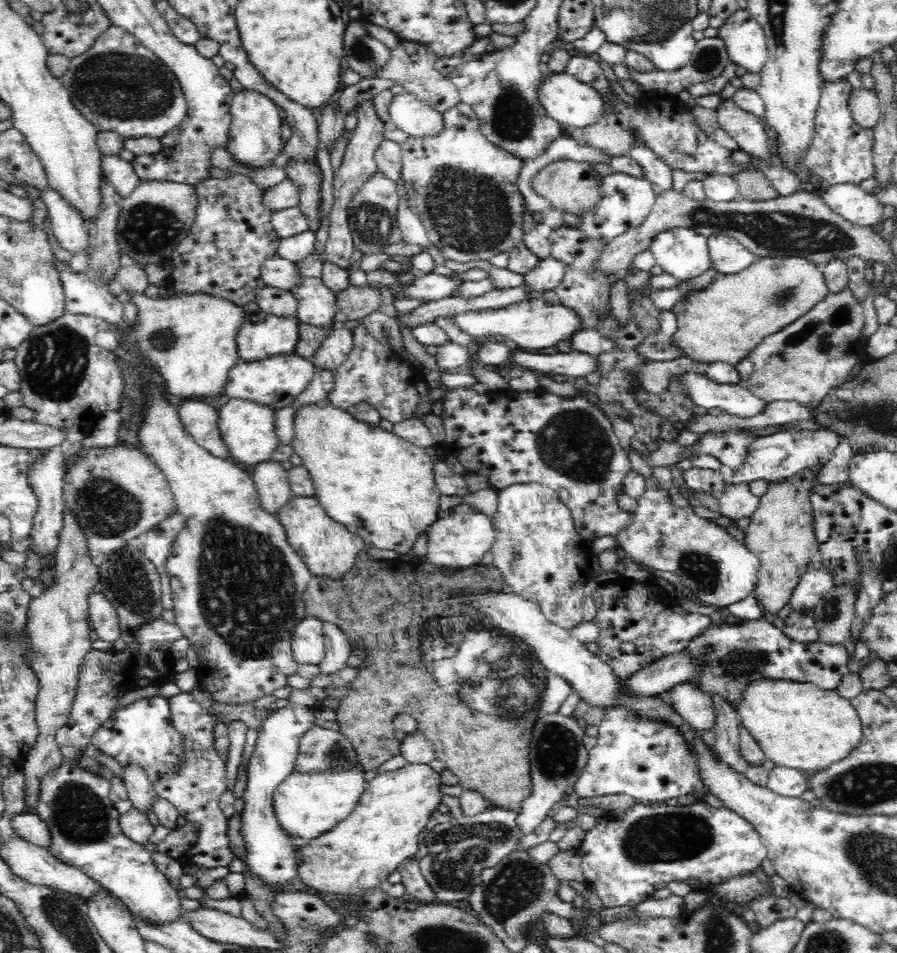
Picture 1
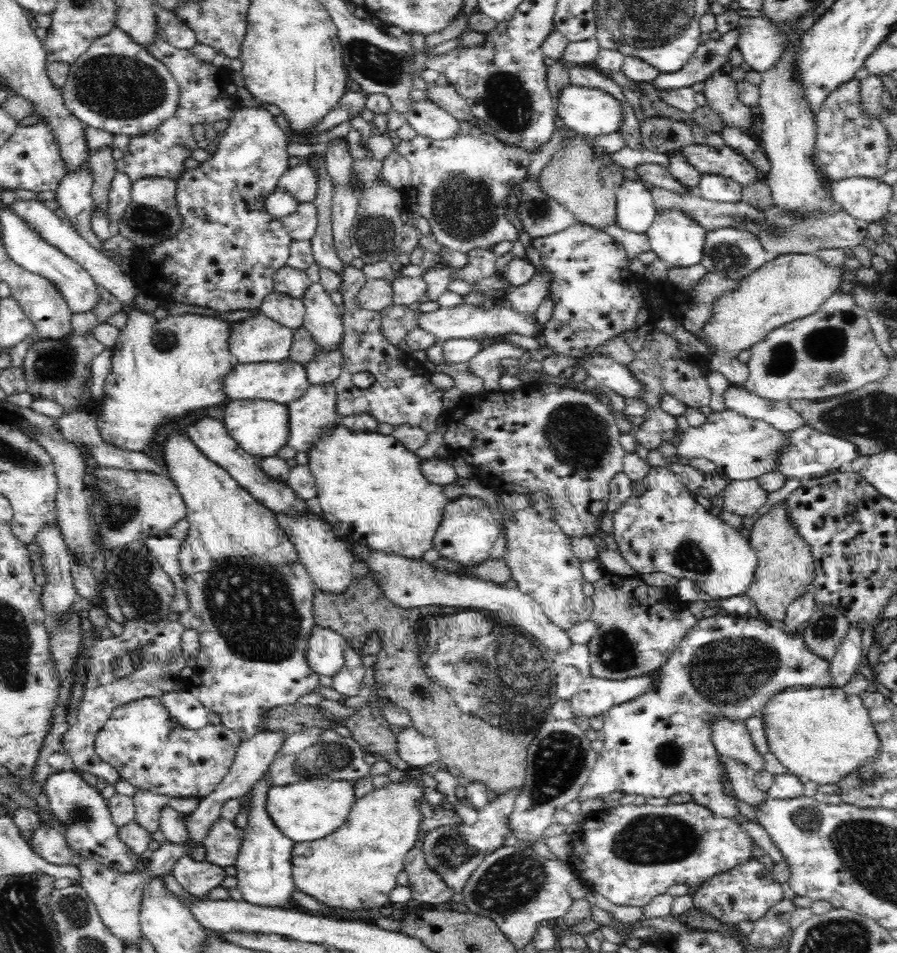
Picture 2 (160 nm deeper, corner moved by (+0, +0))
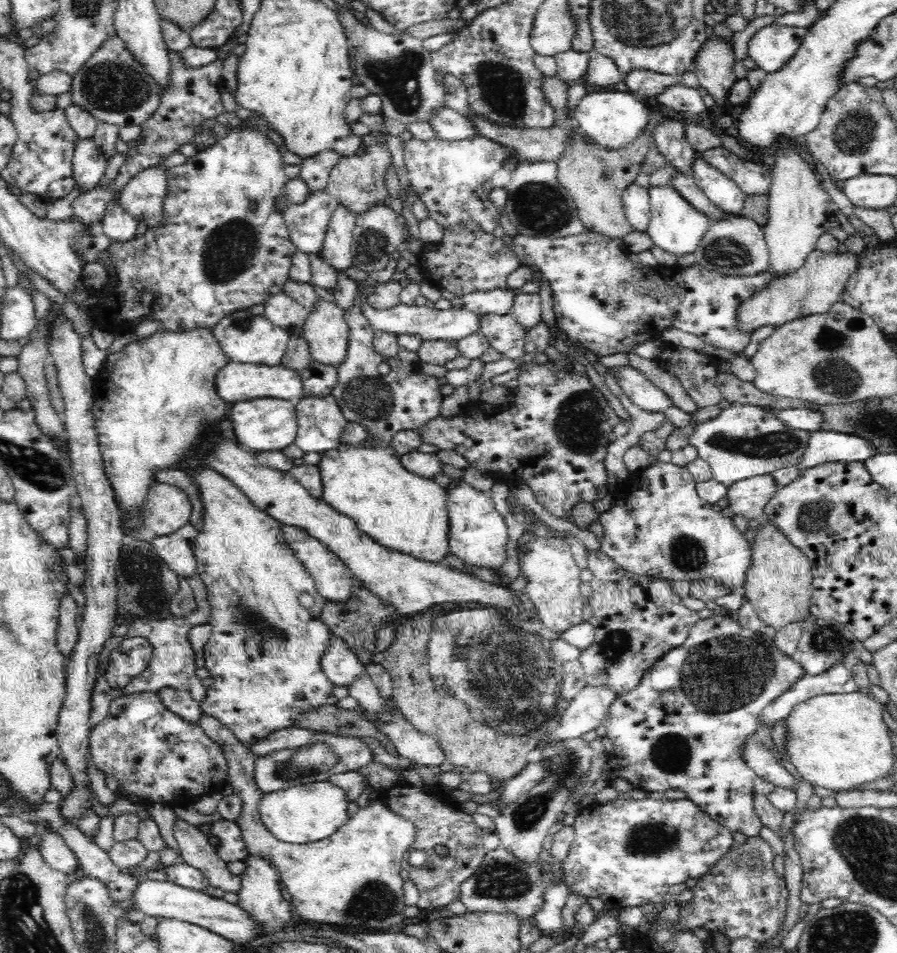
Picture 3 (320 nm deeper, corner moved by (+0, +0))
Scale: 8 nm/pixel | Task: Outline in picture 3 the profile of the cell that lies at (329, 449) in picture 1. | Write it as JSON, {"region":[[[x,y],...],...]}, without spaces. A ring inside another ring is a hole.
{"region":[[[369,443],[368,447],[360,444],[342,444],[338,449],[322,453],[322,460],[317,466],[323,483],[321,498],[342,515],[354,519],[358,530],[370,536],[383,547],[412,555],[418,560],[426,562],[444,563],[444,558],[451,554],[448,547],[448,530],[450,530],[447,507],[447,490],[438,482],[422,479],[412,472],[406,471],[400,462],[400,455],[392,447],[375,446]]]}

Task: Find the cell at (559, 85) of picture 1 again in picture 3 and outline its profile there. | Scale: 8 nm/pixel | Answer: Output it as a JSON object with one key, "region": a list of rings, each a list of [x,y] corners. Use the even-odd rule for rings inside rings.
{"region":[[[618,87],[607,90],[590,90],[575,105],[574,119],[578,128],[593,143],[604,148],[622,149],[629,146],[642,135],[642,130],[650,123],[648,120],[649,102]]]}

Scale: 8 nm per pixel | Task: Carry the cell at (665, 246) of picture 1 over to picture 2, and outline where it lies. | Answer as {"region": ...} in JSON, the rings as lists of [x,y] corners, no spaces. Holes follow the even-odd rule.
{"region":[[[664,209],[657,212],[645,233],[652,251],[674,267],[689,267],[701,262],[707,232],[687,211]]]}

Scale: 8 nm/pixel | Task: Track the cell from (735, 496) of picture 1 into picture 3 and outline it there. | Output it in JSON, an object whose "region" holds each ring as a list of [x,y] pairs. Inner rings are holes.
{"region":[[[772,474],[740,480],[728,487],[728,507],[738,516],[756,520],[762,514],[766,503],[778,490]]]}

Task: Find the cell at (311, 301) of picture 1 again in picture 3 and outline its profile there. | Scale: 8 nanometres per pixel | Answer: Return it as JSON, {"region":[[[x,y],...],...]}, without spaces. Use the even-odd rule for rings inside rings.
{"region":[[[318,300],[305,320],[301,338],[308,342],[314,363],[336,368],[342,365],[349,346],[349,326],[344,311],[335,301]]]}

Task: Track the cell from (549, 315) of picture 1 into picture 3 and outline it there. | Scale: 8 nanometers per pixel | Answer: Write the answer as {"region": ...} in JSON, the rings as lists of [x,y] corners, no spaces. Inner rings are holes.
{"region":[[[365,297],[361,302],[361,311],[375,331],[393,332],[396,336],[400,334],[418,336],[422,341],[460,341],[479,332],[480,315],[475,312],[462,310],[461,308],[436,310],[436,308],[427,307],[426,305],[397,304],[386,310],[378,310],[372,307]]]}

